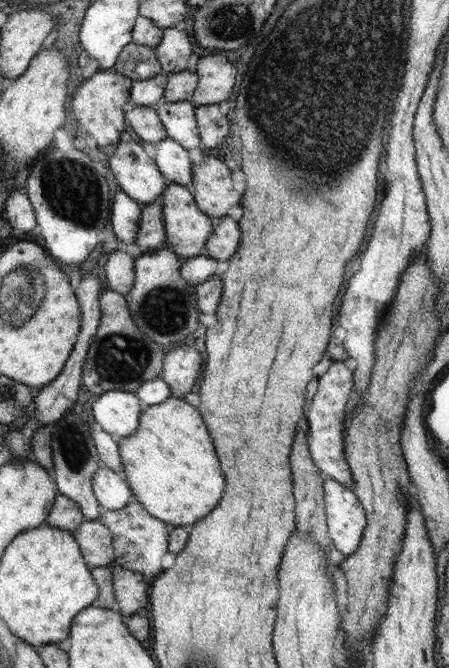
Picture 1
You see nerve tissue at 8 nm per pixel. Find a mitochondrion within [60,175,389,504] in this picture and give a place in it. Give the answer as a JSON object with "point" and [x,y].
{"point":[126,349]}

